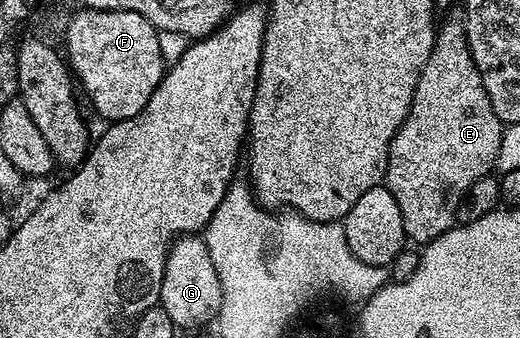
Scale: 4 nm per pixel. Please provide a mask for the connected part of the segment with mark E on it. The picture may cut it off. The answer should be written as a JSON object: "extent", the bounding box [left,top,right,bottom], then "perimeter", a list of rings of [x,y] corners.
{"extent":[384,17,504,244],"perimeter":[[[461,17],[450,18],[443,26],[441,23],[437,27],[434,47],[428,56],[428,64],[424,64],[420,72],[408,116],[390,141],[384,185],[392,192],[396,204],[400,204],[404,232],[411,243],[425,244],[454,229],[458,222],[458,205],[468,188],[472,188],[480,176],[491,173],[497,167],[503,129],[504,125],[497,118],[485,91],[484,80],[472,60],[465,21]]]}

